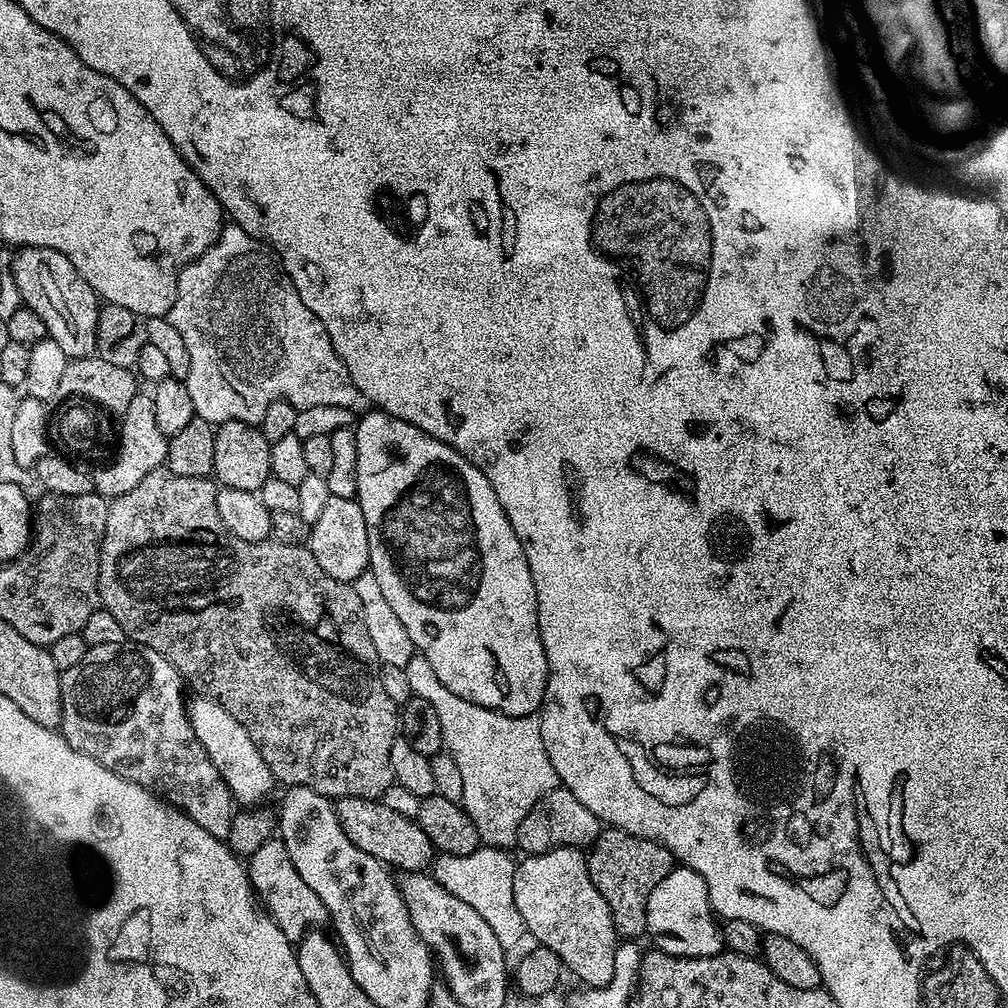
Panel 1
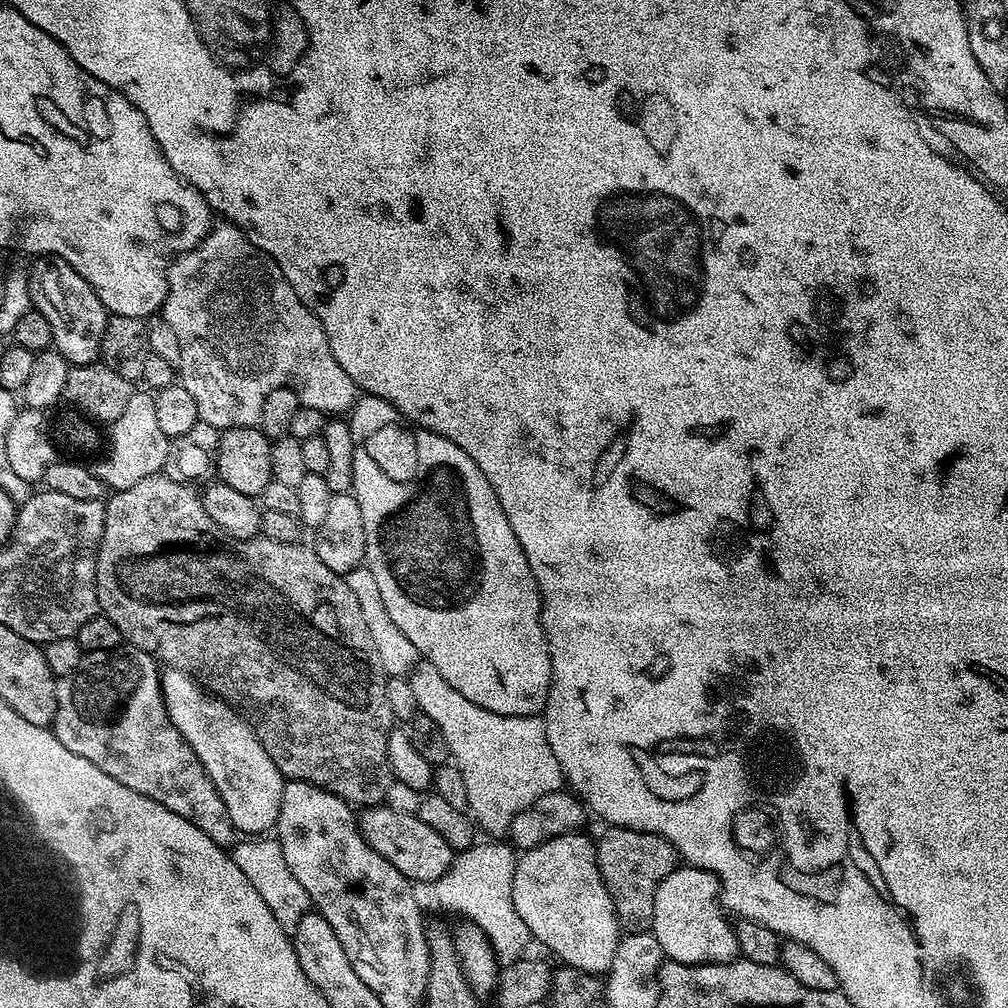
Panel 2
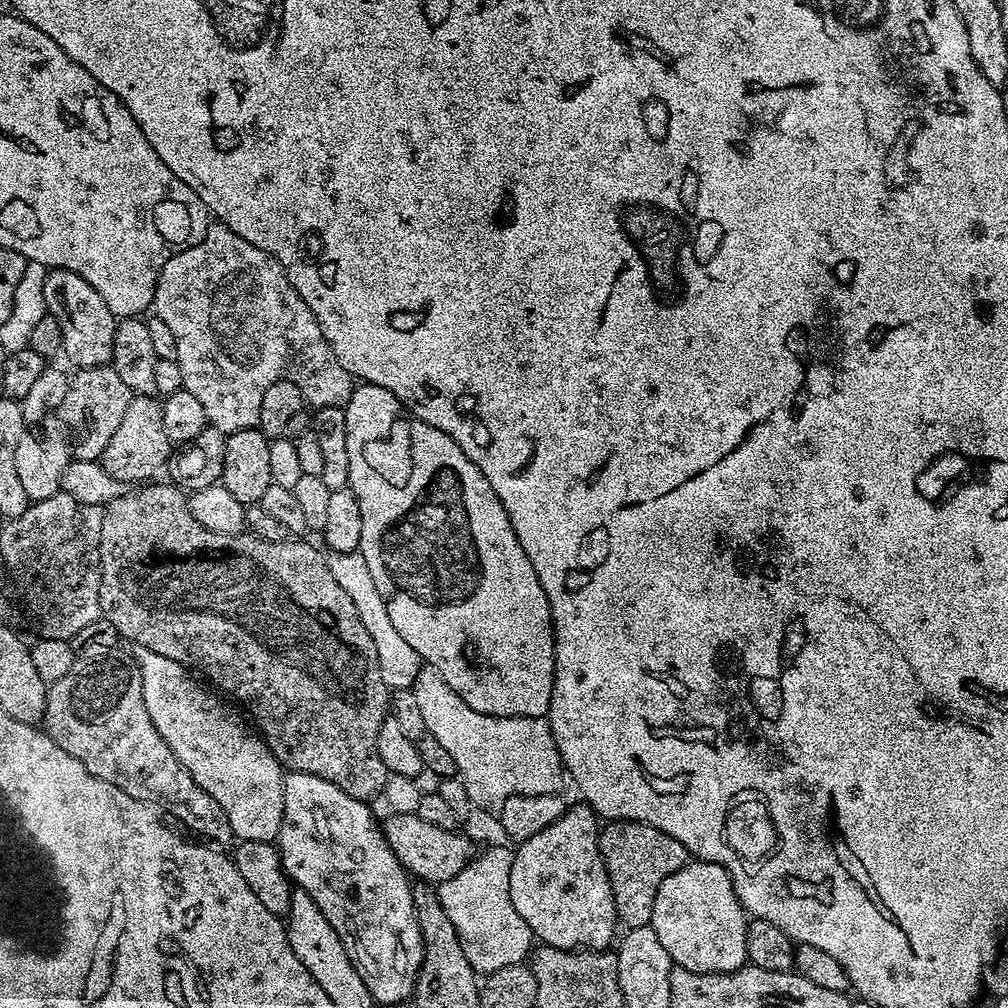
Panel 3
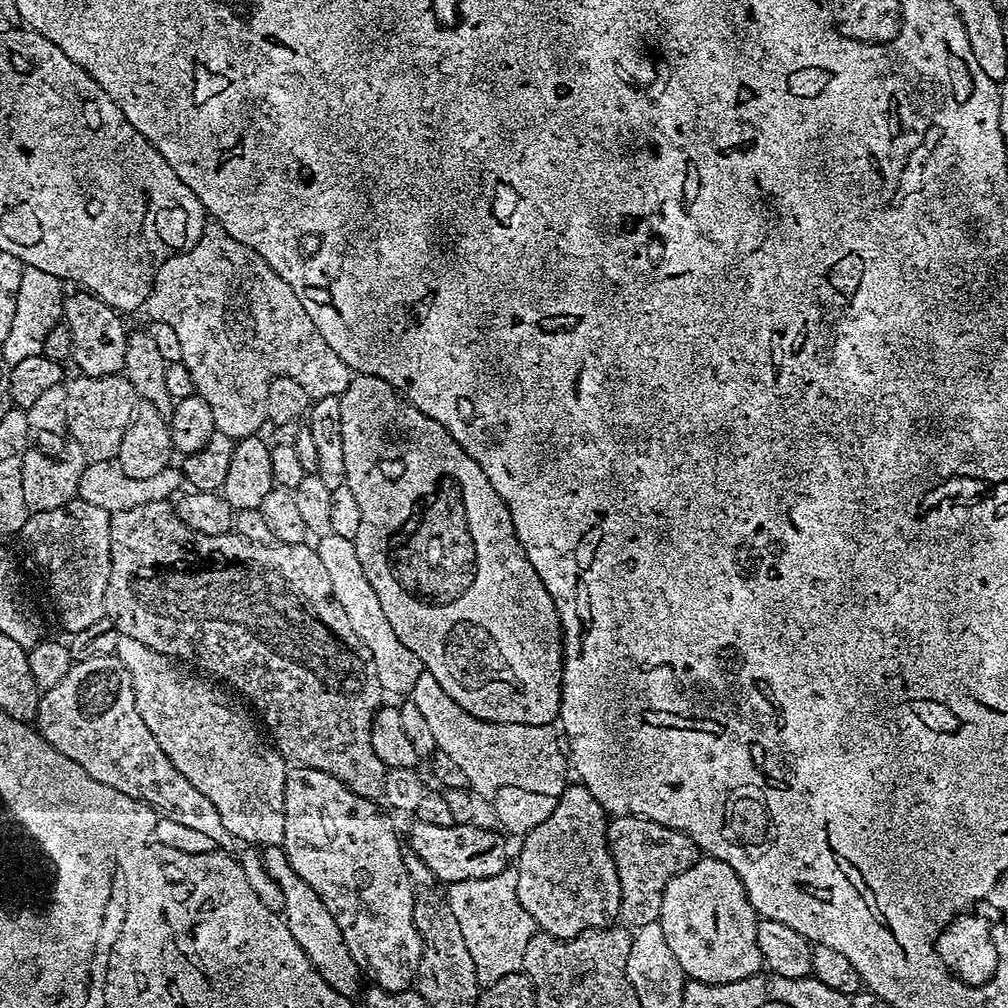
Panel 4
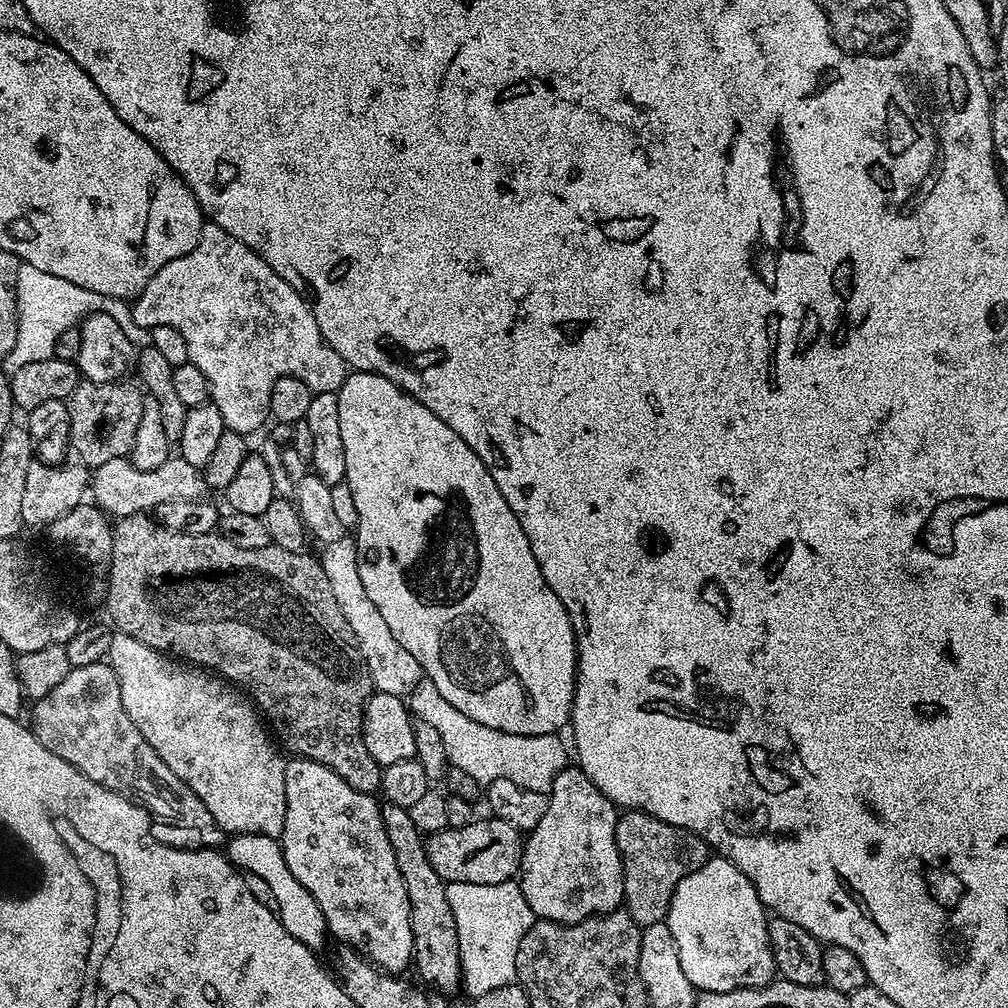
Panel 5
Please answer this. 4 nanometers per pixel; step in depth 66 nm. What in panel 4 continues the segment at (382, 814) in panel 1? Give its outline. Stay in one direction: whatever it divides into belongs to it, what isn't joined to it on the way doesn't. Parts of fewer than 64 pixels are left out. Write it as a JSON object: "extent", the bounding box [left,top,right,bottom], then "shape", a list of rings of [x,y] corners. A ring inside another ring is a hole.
{"extent":[406,820,510,884],"shape":[[[416,820],[413,828],[406,836],[406,844],[411,852],[418,854],[418,858],[426,864],[427,869],[445,884],[462,882],[463,880],[477,880],[478,878],[494,878],[502,874],[505,868],[509,867],[510,856],[508,860],[508,848],[504,845],[505,837],[499,831],[491,832],[480,824],[451,824],[450,826],[430,826],[430,822]]]}

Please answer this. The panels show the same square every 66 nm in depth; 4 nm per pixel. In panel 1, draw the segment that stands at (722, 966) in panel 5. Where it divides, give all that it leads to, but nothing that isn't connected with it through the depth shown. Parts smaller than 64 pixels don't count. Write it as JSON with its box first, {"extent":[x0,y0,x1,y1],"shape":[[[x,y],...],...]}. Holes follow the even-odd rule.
{"extent":[646,866,725,958],"shape":[[[683,866],[673,867],[672,872],[654,886],[650,902],[646,902],[646,926],[647,935],[656,943],[653,945],[671,956],[706,958],[725,951],[722,928],[712,911],[706,882],[702,874]]]}

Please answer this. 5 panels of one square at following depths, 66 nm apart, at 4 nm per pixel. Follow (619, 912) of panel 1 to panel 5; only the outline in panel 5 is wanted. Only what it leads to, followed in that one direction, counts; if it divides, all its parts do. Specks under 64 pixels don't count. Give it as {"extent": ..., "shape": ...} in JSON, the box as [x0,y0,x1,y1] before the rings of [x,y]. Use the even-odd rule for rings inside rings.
{"extent":[616,810,710,929],"shape":[[[628,810],[616,821],[616,845],[624,867],[623,907],[641,929],[667,921],[670,898],[686,874],[710,859],[708,843],[678,826],[670,826],[639,810]]]}

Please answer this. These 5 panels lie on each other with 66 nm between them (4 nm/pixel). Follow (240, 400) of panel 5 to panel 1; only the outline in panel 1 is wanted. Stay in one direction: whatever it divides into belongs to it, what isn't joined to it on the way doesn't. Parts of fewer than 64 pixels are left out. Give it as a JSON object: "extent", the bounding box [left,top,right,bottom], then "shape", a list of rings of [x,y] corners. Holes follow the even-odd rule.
{"extent":[167,223,358,426],"shape":[[[225,223],[220,237],[194,262],[178,274],[174,306],[167,318],[182,334],[190,354],[187,385],[196,415],[213,426],[231,420],[259,426],[266,406],[275,400],[290,402],[296,409],[310,406],[352,408],[358,393],[342,358],[326,334],[326,326],[298,298],[294,282],[281,269],[277,257],[261,241],[236,224]]]}

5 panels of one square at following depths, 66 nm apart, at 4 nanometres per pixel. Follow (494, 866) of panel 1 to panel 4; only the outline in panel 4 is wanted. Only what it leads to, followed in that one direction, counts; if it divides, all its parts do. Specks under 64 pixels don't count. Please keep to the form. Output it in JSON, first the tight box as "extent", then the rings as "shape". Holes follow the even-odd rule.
{"extent":[447,866,538,986],"shape":[[[509,866],[494,878],[463,880],[447,885],[450,910],[458,918],[458,927],[466,938],[466,950],[474,958],[474,974],[481,986],[498,982],[506,974],[523,969],[522,954],[526,954],[526,942],[536,935],[538,929],[534,918],[522,910],[516,889],[516,869]]]}

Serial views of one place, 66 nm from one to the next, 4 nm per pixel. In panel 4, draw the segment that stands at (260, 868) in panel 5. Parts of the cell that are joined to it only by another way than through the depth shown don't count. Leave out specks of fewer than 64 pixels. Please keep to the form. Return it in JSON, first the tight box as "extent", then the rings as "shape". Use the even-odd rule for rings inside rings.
{"extent":[262,844,362,998],"shape":[[[275,844],[263,849],[262,855],[266,874],[270,874],[270,878],[274,878],[278,886],[282,886],[284,899],[282,915],[294,942],[298,942],[298,946],[306,954],[314,970],[318,970],[318,974],[335,992],[349,998],[355,997],[355,992],[358,990],[360,992],[362,988],[362,985],[360,986],[362,973],[354,962],[350,950],[346,950],[346,942],[342,938],[342,930],[338,930],[338,922],[334,922],[334,914],[326,910],[326,902],[322,902],[318,894],[314,894],[310,882],[305,882],[302,878],[298,878],[298,874],[294,874],[294,866],[290,866],[290,858],[286,858],[281,845]]]}

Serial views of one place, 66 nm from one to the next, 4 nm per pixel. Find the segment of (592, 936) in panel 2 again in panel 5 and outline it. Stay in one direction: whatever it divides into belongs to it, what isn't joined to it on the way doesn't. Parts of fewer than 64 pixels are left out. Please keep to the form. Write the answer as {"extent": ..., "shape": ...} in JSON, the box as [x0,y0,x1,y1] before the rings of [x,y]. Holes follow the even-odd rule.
{"extent":[518,766,624,924],"shape":[[[565,766],[561,770],[558,778],[554,778],[547,802],[546,812],[542,815],[541,821],[527,833],[524,841],[524,853],[520,859],[518,883],[522,894],[526,898],[526,902],[530,906],[533,917],[541,920],[553,920],[556,924],[577,924],[583,920],[589,920],[591,916],[599,916],[606,912],[617,911],[624,903],[624,867],[622,866],[622,858],[618,854],[618,846],[616,845],[616,821],[618,819],[616,805],[610,803],[600,793],[598,786],[594,786],[594,782],[590,782],[590,778],[579,766]]]}

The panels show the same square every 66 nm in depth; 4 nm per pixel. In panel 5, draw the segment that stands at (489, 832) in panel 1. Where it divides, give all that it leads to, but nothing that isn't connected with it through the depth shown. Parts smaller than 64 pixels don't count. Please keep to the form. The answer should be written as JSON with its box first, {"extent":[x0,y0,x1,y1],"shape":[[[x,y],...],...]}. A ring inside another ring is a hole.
{"extent":[406,678,569,793],"shape":[[[426,678],[420,680],[414,690],[410,690],[406,703],[415,719],[430,722],[430,726],[438,730],[442,746],[446,746],[449,765],[472,775],[481,786],[487,786],[498,778],[506,778],[526,790],[547,793],[554,778],[558,778],[558,774],[569,763],[569,749],[568,752],[564,749],[559,735],[506,734],[502,730],[482,726],[482,722],[474,722],[474,718],[466,718],[462,710],[450,706],[450,702],[438,694],[438,686]]]}

